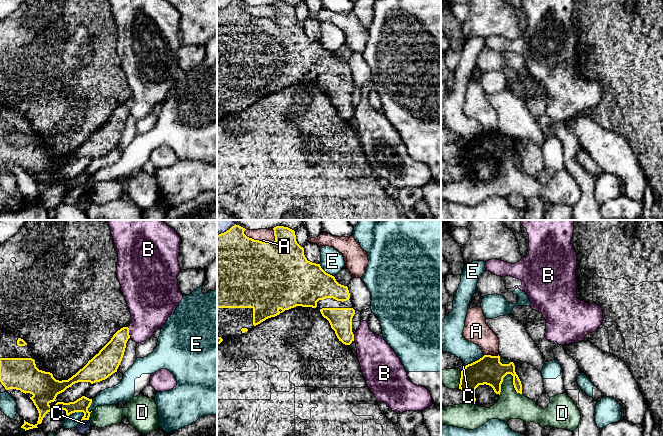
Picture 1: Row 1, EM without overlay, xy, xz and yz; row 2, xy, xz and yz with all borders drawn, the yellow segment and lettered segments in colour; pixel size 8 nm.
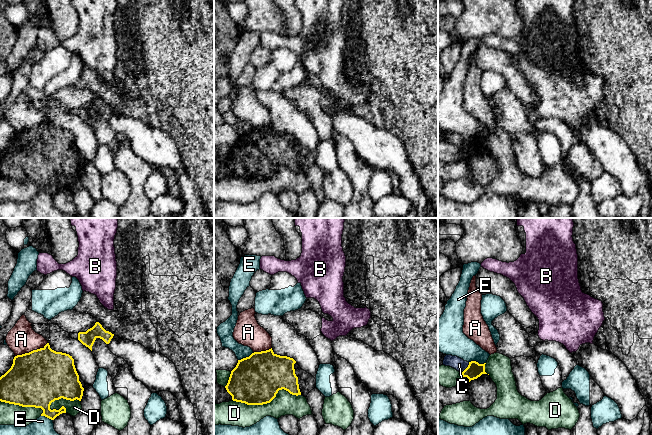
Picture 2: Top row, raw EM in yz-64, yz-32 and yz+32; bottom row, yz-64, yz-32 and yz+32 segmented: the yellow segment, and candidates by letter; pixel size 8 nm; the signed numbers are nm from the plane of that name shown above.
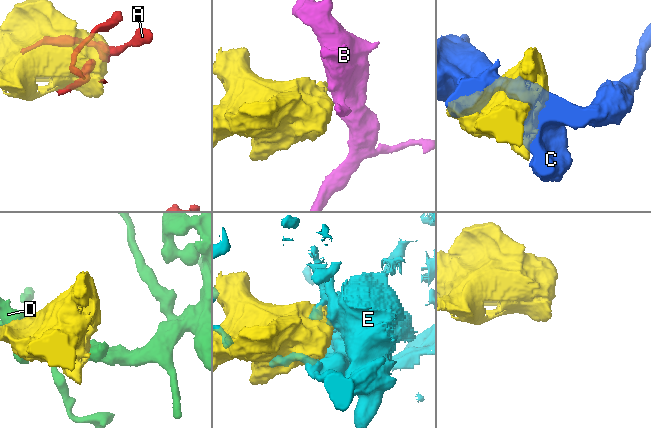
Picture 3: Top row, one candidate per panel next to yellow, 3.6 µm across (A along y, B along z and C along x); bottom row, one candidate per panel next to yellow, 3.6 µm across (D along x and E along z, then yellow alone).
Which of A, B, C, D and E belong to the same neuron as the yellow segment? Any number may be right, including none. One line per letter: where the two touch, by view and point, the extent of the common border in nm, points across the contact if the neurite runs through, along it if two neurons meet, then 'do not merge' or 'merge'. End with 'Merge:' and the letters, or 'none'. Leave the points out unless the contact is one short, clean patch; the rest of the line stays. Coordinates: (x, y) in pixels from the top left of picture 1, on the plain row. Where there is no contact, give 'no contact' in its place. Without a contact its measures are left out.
A: xz (258, 16) | 280 nm | do not merge
B: xy (128, 109) | 80 nm | along xy (128, 104), (130, 113) | do not merge
C: xy (84, 195) | 70 nm | do not merge
D: yz (513, 160) | 200 nm | do not merge
E: xy (75, 187) | 160 nm | do not merge
Merge: none

